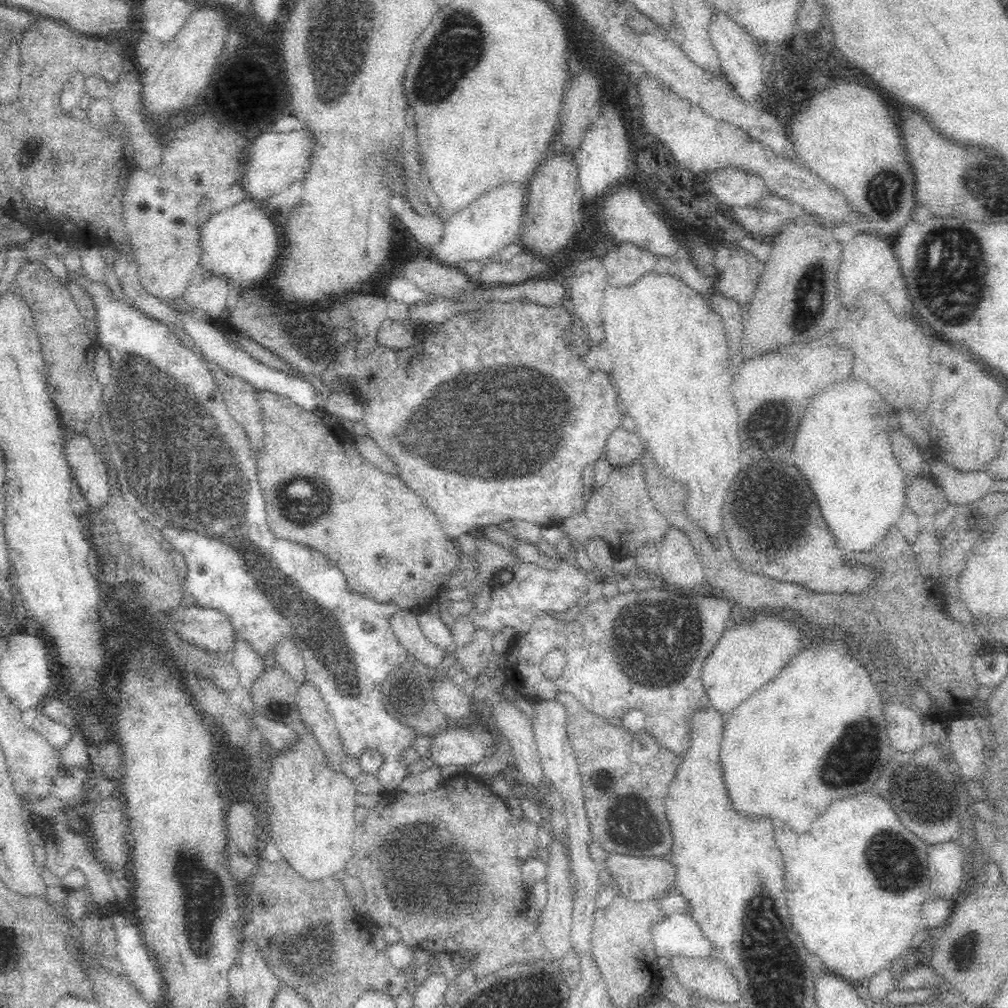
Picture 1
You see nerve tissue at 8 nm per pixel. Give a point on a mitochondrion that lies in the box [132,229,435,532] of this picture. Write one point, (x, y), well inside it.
(301, 487)

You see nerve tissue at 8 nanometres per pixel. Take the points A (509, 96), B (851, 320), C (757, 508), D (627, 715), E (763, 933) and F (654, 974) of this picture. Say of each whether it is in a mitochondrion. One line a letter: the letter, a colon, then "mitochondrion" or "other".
A: other
B: other
C: mitochondrion
D: other
E: mitochondrion
F: other

